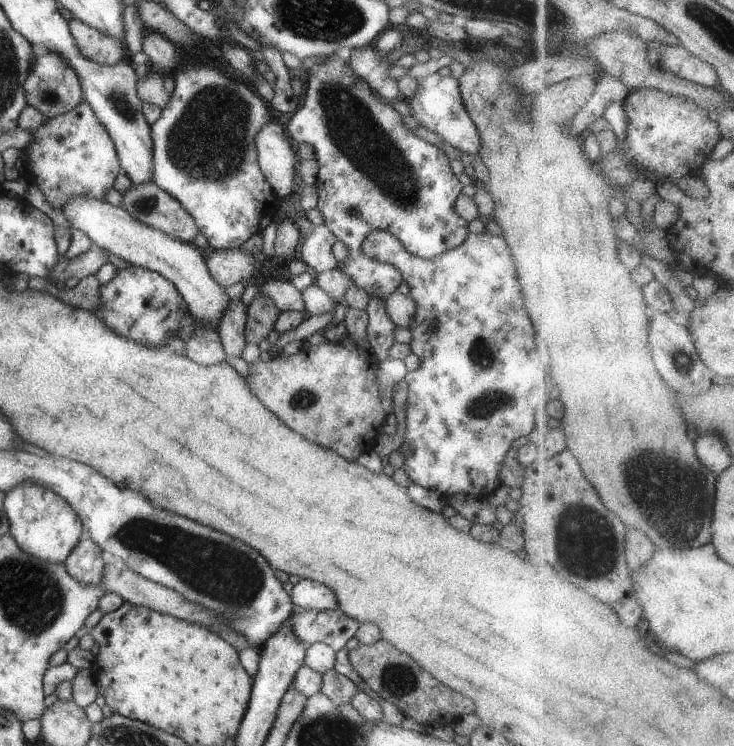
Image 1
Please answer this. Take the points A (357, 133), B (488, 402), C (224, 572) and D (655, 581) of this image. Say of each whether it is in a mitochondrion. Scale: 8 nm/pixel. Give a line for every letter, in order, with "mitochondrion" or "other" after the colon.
A: mitochondrion
B: mitochondrion
C: mitochondrion
D: other

